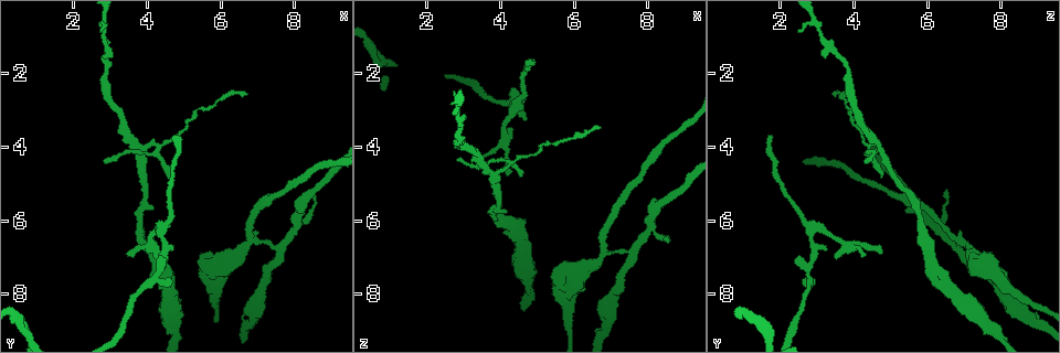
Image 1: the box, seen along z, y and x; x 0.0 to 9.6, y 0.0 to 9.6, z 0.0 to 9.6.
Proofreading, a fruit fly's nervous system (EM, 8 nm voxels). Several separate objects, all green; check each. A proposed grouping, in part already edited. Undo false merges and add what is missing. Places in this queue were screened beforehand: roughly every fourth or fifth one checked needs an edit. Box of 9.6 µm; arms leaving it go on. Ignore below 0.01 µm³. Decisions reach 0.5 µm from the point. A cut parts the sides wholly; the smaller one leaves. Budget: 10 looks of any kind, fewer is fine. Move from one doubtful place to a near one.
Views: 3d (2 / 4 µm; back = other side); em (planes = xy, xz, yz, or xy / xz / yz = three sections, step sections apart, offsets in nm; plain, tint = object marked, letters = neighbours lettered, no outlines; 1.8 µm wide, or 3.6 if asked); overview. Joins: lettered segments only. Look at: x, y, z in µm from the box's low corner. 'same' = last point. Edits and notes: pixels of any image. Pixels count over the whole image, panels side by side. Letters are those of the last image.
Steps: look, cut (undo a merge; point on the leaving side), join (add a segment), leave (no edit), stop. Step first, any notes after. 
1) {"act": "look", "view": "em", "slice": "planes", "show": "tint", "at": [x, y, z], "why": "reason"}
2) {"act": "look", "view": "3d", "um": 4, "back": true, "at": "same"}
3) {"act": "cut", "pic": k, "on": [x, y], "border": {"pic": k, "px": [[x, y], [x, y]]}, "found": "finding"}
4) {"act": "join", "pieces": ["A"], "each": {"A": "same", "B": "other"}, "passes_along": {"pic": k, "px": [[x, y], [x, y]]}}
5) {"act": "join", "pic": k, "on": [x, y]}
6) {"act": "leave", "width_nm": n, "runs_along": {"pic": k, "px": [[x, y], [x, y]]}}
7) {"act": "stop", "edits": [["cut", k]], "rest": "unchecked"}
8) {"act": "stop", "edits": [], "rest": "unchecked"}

{"act": "look", "view": "em", "slice": "planes", "show": "letters", "at": [4.15, 6.80, 6.00], "why": "calibre changes"}

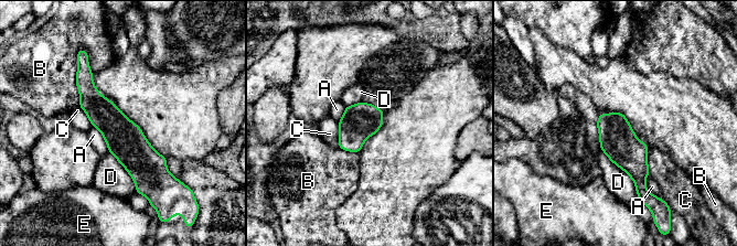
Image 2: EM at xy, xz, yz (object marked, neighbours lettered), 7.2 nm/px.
{"act": "leave", "each": {"A": "other", "B": "other", "C": "other", "D": "other", "E": "other"}, "found": "all the same neuron"}

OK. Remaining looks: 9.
{"act": "look", "view": "em", "slice": "planes", "show": "letters", "at": [6.65, 2.55, 3.40], "why": "free end"}

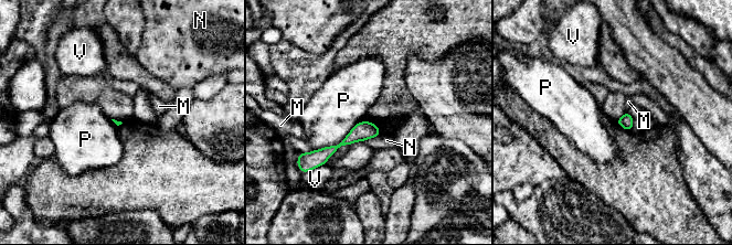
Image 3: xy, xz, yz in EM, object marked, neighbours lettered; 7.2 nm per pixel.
{"act": "leave", "each": {"M": "other", "N": "other", "P": "other", "V": "other"}, "found": "none of them fits"}

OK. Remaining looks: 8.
{"act": "look", "view": "3d", "um": 4, "at": [4.70, 3.75, 1.80]}

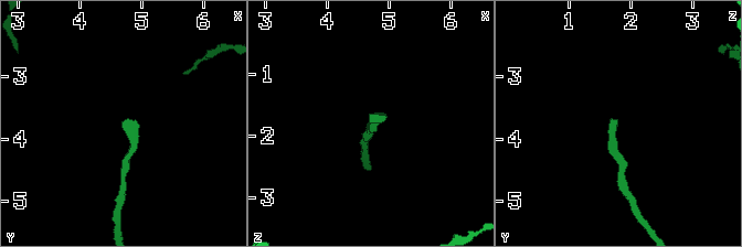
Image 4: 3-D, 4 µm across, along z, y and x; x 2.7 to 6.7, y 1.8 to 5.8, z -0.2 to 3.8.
{"act": "look", "view": "em", "slice": "xy", "step": 8, "show": "tint", "at": [4.75, 3.70, 1.75]}

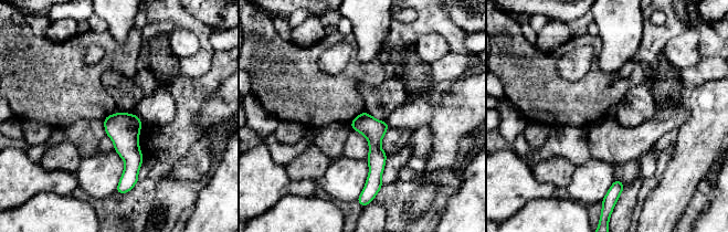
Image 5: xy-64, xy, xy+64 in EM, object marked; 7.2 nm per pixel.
{"act": "look", "view": "em", "slice": "planes", "show": "letters", "at": "same"}

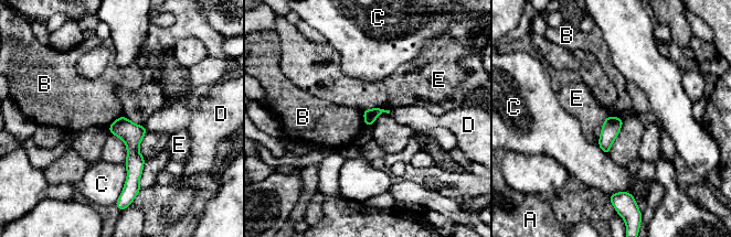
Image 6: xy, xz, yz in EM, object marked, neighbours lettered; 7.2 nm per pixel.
{"act": "leave", "longest_contact_nm": ["C", 240], "each": {"A": "other", "B": "other", "C": "other", "D": "other", "E": "other"}, "runs_along": {"pic": 6, "px": [[123, 119], [133, 137], [133, 184]]}, "found": "no lettered segment goes on from it"}

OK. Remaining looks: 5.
{"act": "look", "view": "3d", "um": 4, "at": [6.80, 8.80, 9.05], "why": "sudden change in width"}

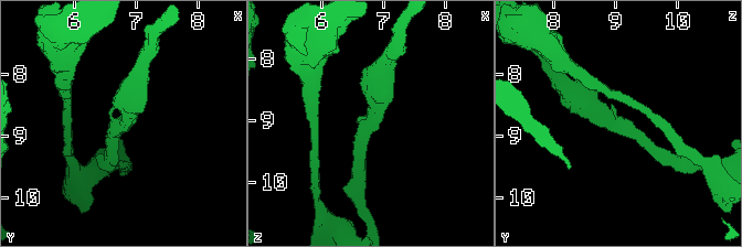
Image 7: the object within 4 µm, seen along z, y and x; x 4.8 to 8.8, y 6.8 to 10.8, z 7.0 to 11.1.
{"act": "look", "view": "em", "slice": "planes", "show": "letters", "at": [6.80, 8.80, 9.00]}

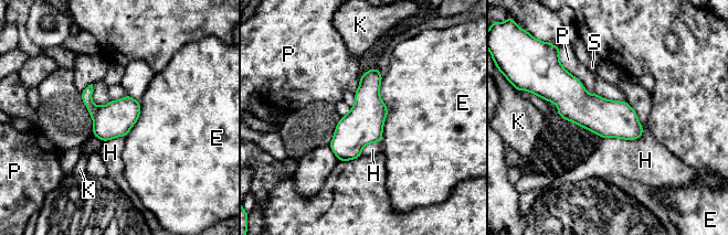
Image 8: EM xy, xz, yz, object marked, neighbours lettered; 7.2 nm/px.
{"act": "leave", "each": {"E": "other", "H": "other", "K": "other", "P": "other", "S": "other"}, "border": {"pic": 8, "px": [[625, 100], [642, 134], [602, 138]]}, "found": "all the same neuron"}

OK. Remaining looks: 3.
{"act": "stop", "edits": [], "rest": "unchecked"}

